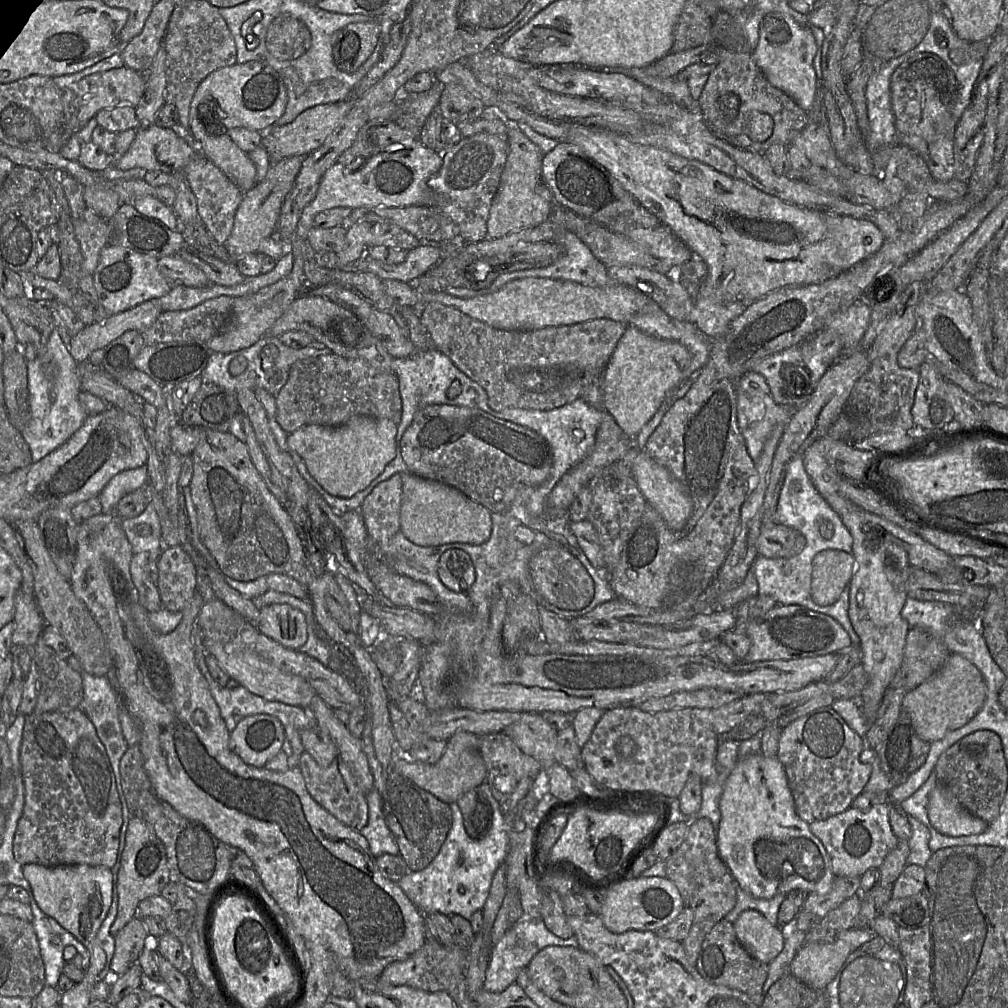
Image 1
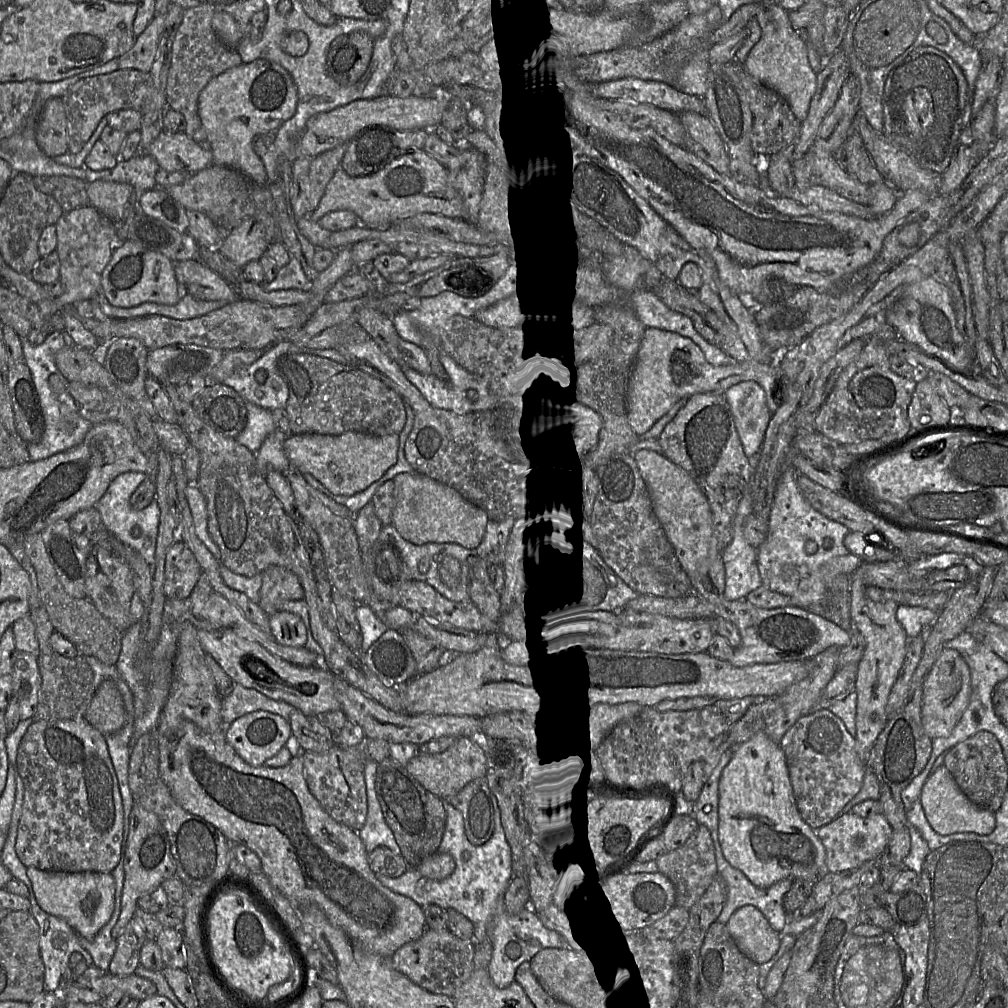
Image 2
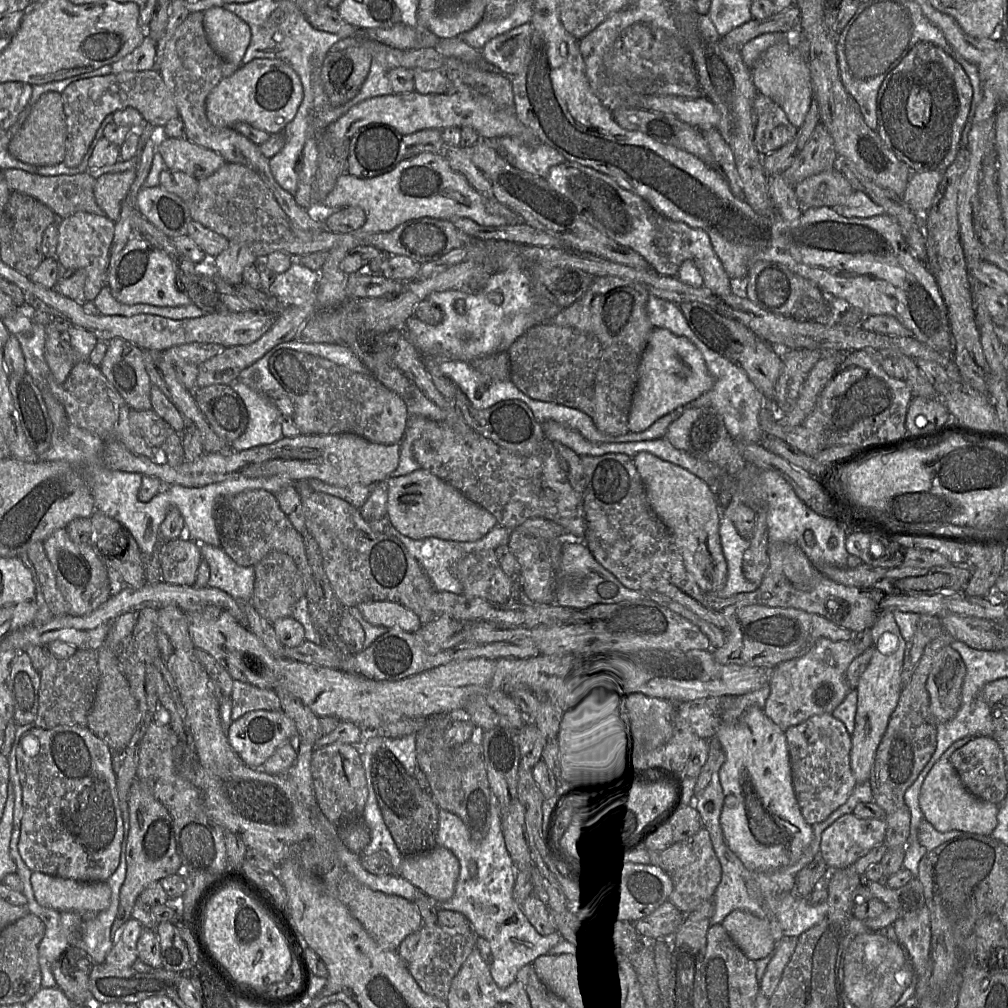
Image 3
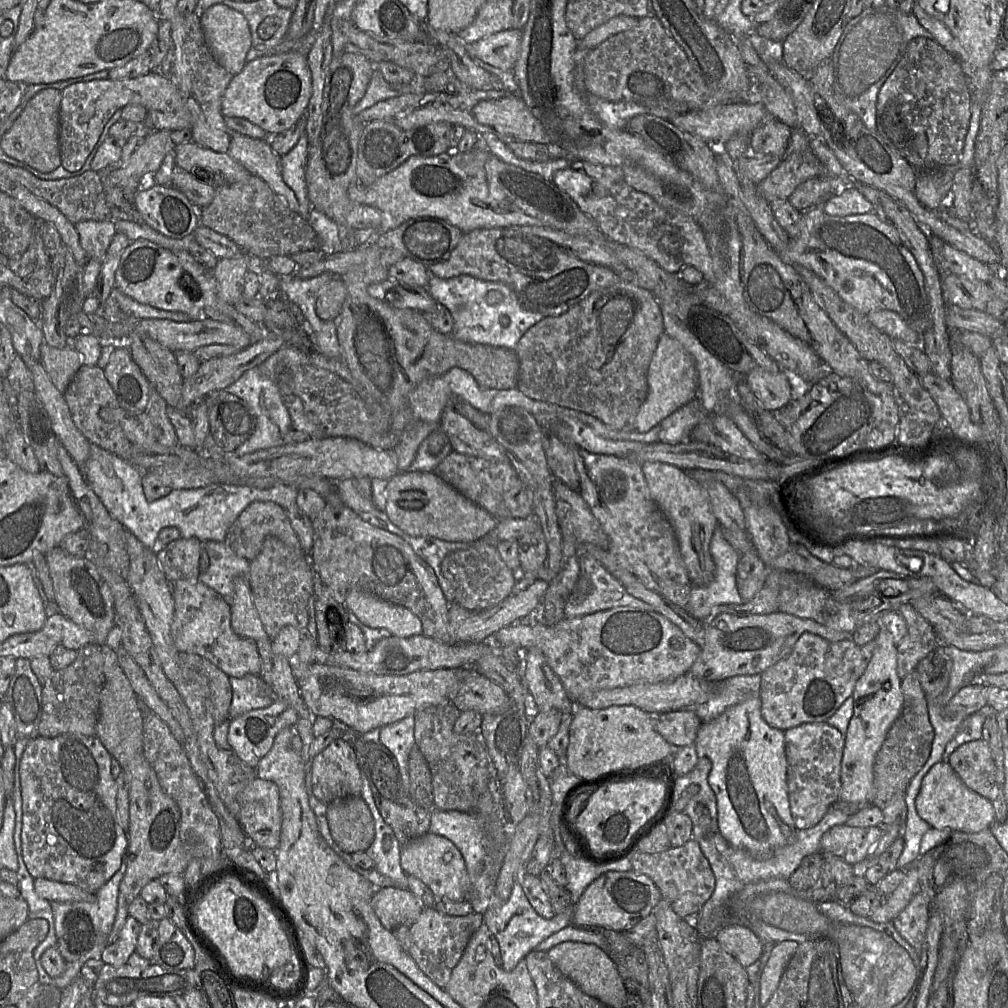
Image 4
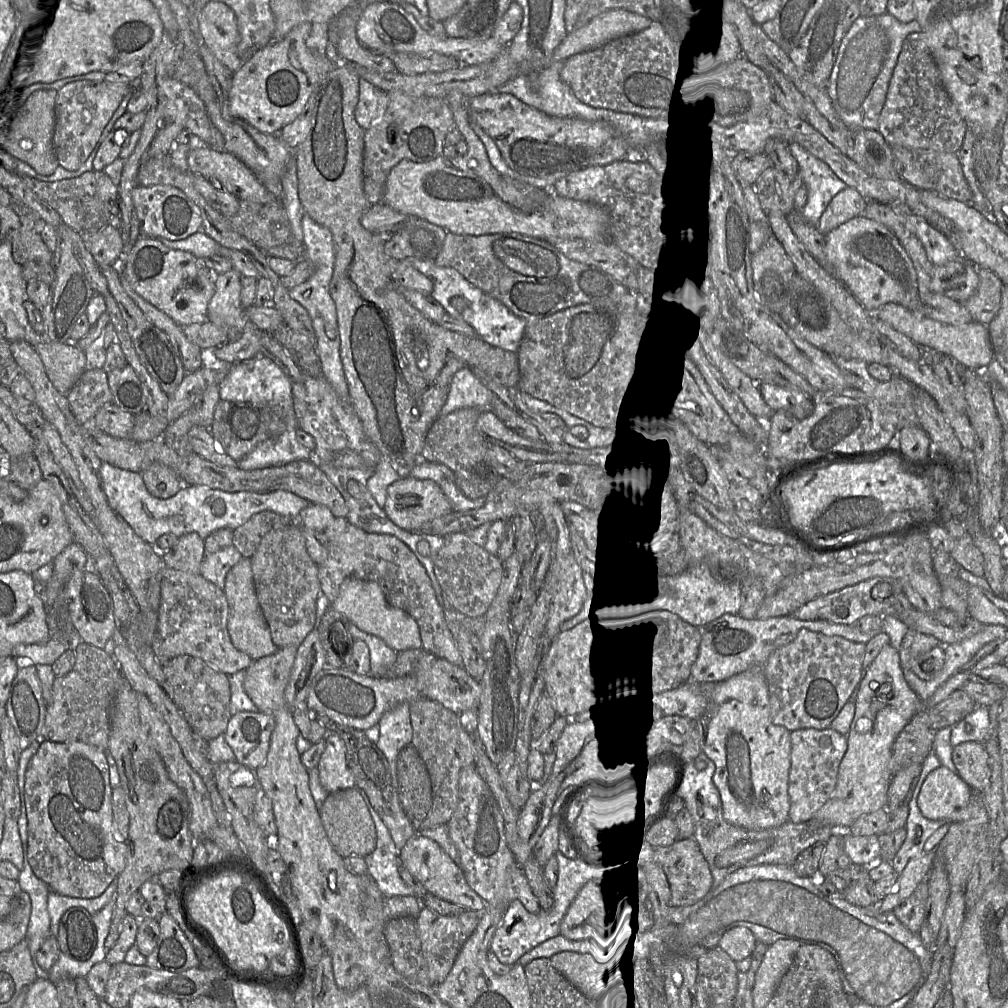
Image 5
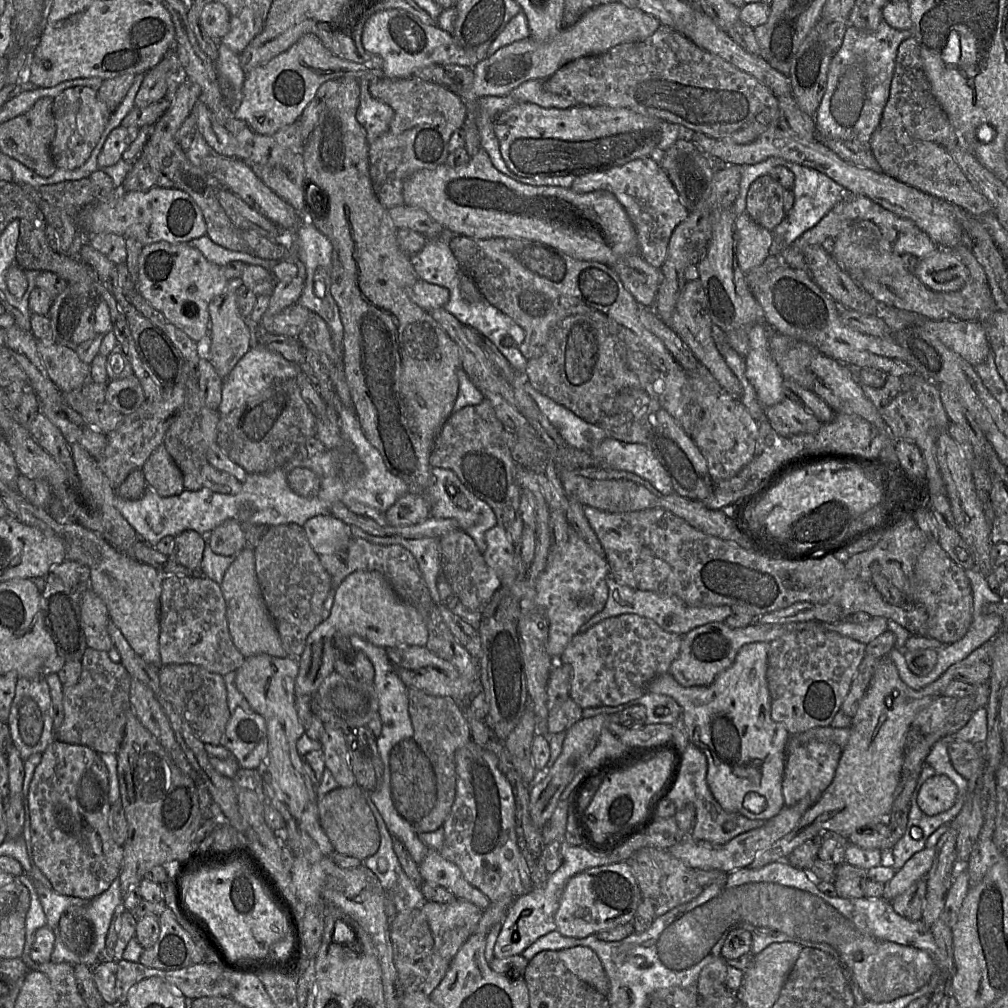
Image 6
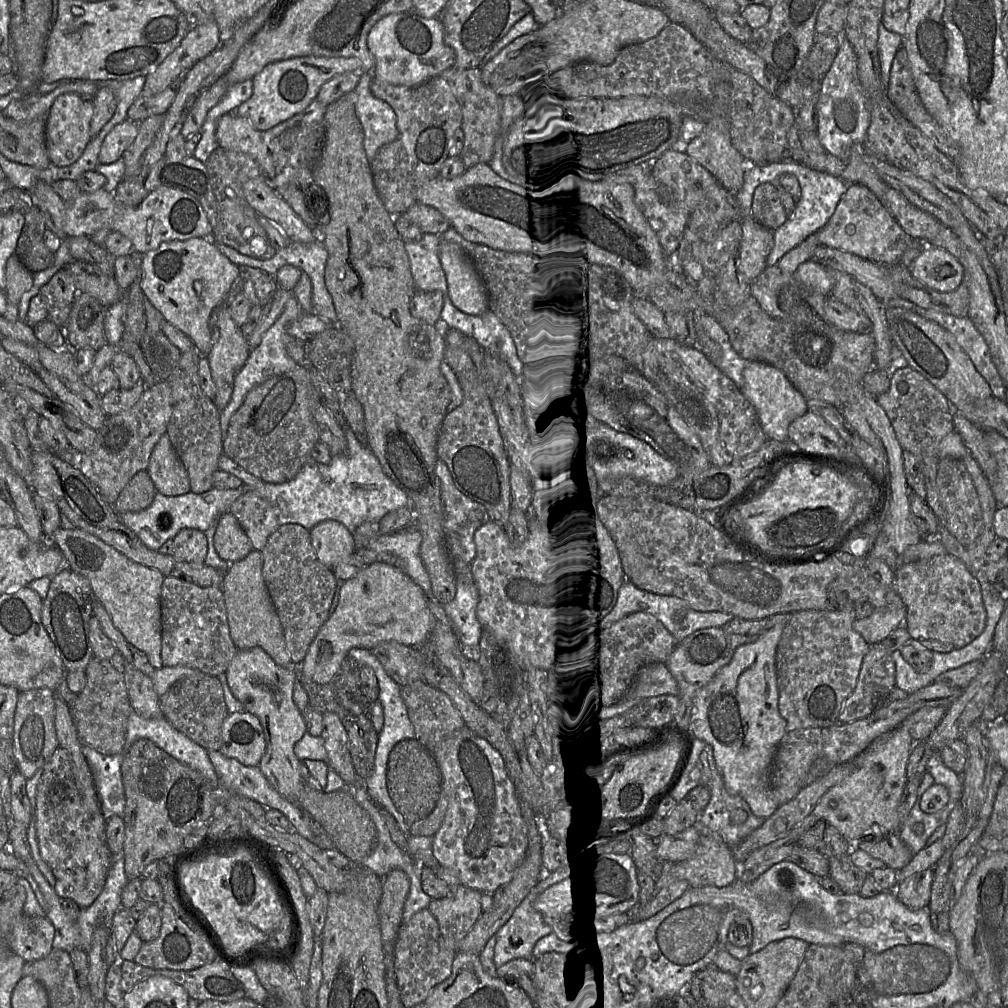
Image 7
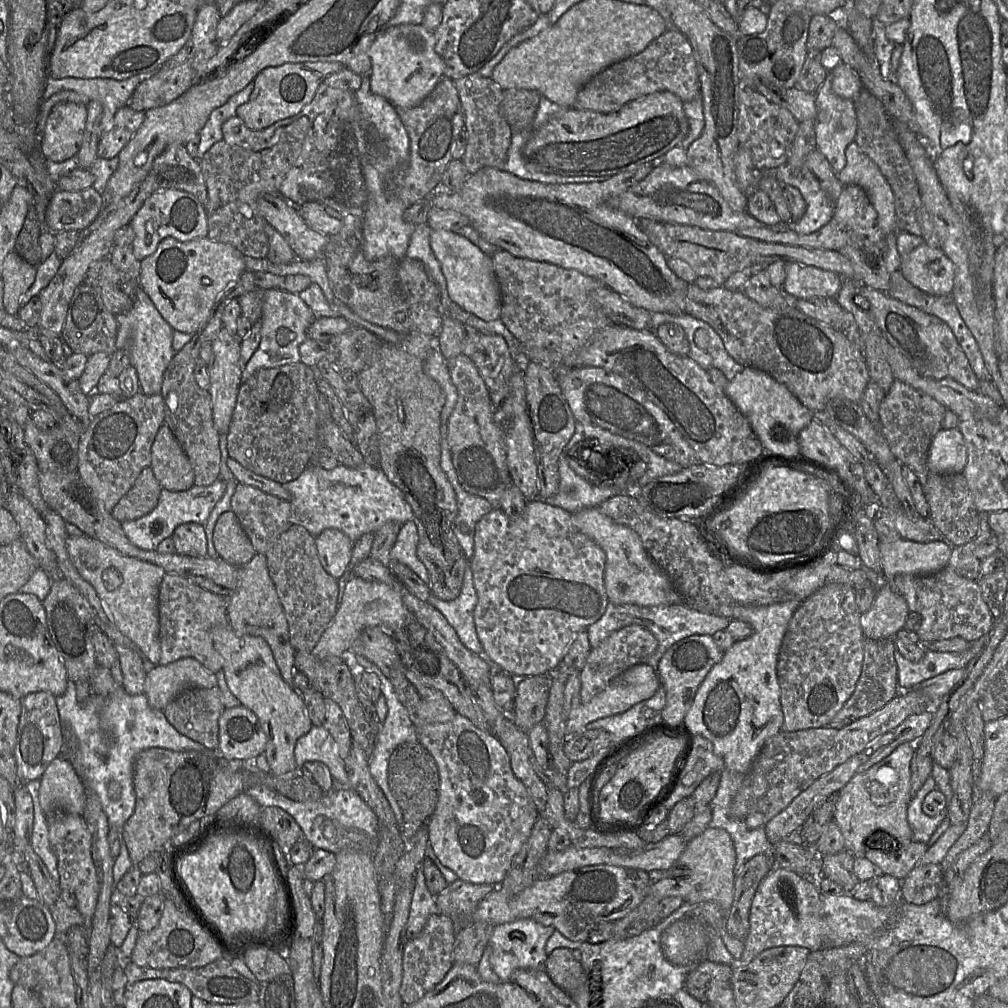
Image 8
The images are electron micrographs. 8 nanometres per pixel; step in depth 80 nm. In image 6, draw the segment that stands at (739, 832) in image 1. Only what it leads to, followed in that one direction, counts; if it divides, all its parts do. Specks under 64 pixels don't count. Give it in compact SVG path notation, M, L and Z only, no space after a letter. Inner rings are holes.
M768 642L744 645L734 663L709 685L684 687L664 673L647 688L672 697L681 706L690 742L707 758L707 783L720 806L726 812L762 821L773 818L785 806L782 781L790 737L785 726L771 717L766 677L769 647Z

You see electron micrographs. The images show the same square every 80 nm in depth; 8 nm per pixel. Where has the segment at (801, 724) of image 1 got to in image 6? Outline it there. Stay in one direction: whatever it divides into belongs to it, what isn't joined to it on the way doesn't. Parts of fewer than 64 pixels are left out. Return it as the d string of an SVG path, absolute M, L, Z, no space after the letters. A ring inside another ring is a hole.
M788 740L782 781L785 806L793 806L803 798L816 802L832 782L841 754L842 748L835 743L812 741L793 746Z

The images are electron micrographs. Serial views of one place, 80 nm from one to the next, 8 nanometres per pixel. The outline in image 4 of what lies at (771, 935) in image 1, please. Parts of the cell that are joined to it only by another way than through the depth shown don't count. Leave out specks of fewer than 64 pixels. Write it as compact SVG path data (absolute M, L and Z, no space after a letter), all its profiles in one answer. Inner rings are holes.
M730 925L721 928L716 939L745 968L759 960L763 953L762 941L745 926Z

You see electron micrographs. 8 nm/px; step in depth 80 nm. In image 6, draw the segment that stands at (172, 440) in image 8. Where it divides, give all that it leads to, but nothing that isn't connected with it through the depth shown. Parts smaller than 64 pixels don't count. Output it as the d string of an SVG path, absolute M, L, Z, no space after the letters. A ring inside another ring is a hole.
M161 444L142 467L147 484L161 497L177 496L184 490L183 475L164 444Z

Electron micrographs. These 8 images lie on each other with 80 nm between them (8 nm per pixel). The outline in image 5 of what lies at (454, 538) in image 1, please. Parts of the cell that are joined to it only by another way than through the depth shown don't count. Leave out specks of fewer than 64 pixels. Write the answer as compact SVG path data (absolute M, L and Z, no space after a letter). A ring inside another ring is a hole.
M406 476L401 477L388 487L384 511L395 525L403 530L413 532L426 523L453 512L453 509L449 498L436 482Z

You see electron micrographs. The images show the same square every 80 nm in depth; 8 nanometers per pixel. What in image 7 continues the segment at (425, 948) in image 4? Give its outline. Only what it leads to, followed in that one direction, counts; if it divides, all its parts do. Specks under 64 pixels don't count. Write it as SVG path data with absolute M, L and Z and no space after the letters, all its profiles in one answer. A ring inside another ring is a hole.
M461 884L452 887L447 897L432 899L428 905L444 939L457 951L460 942L483 914L482 895L479 890Z

